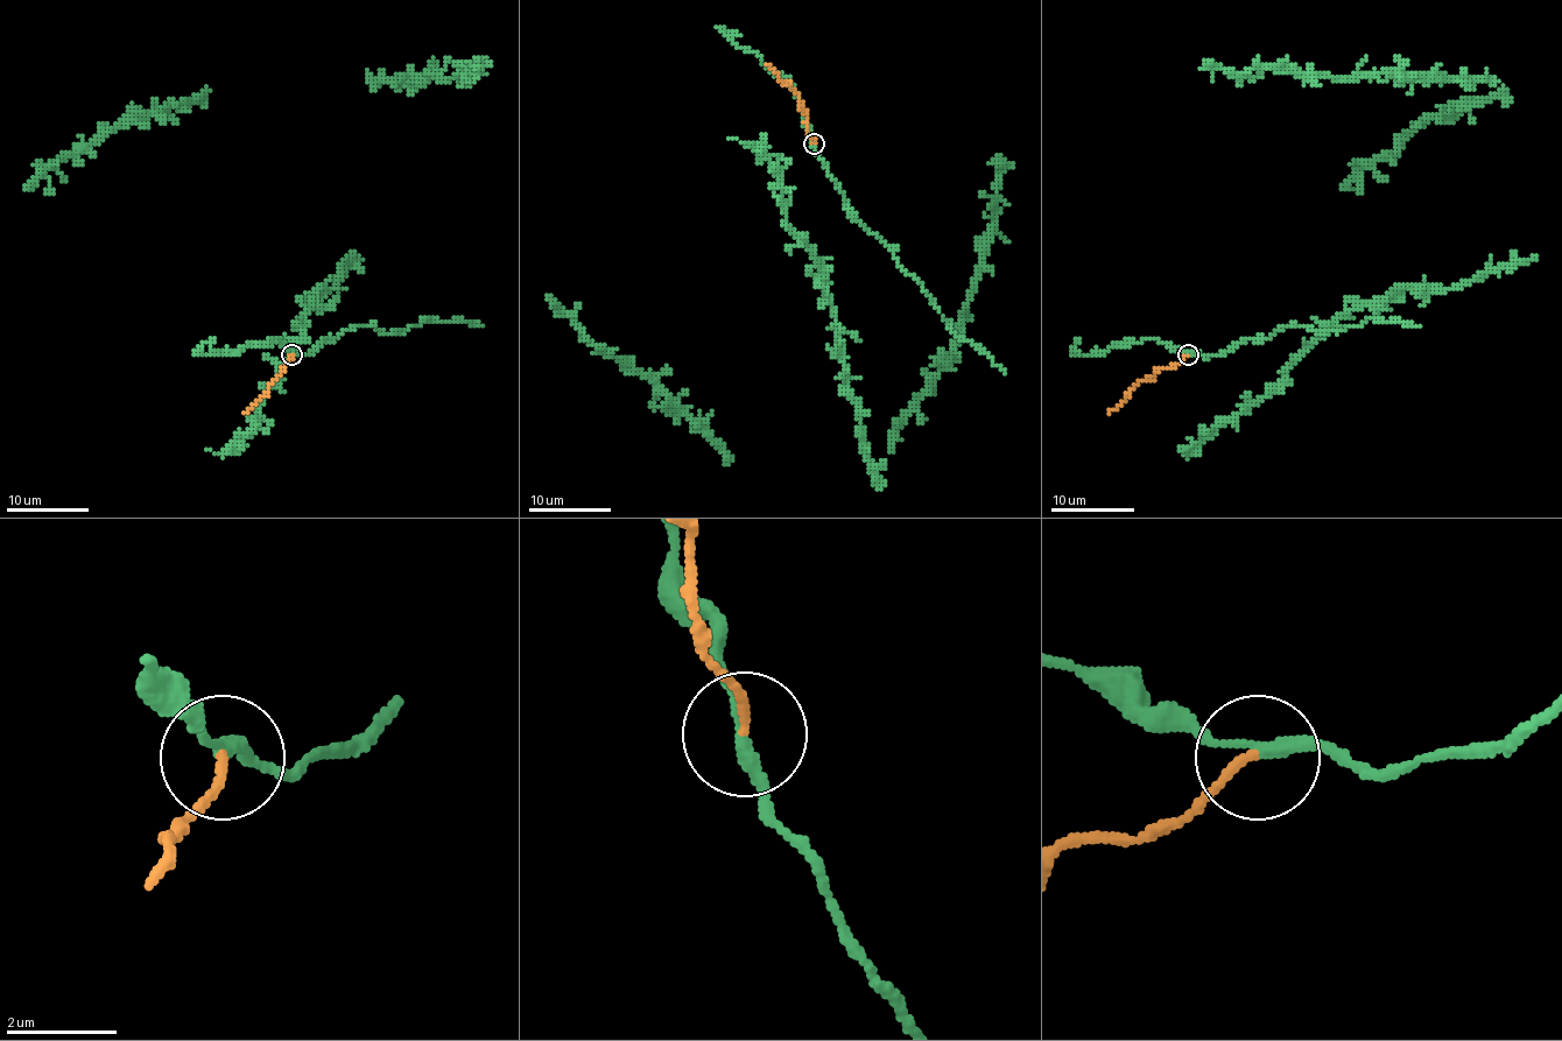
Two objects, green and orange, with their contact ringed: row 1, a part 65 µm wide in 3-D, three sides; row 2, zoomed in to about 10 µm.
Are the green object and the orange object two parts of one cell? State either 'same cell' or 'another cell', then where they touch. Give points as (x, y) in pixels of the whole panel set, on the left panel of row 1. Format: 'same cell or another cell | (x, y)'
another cell | (292, 354)

